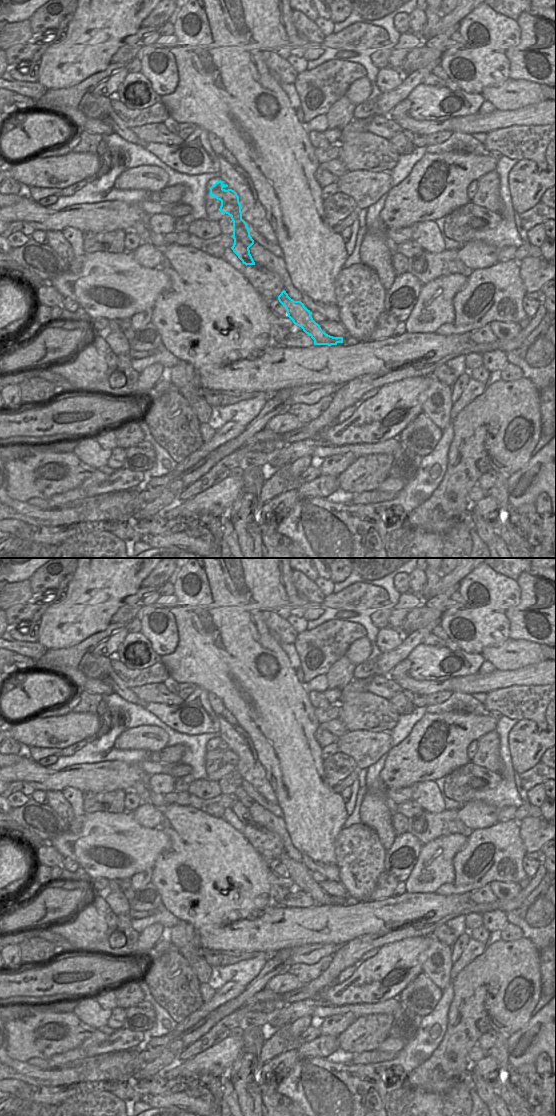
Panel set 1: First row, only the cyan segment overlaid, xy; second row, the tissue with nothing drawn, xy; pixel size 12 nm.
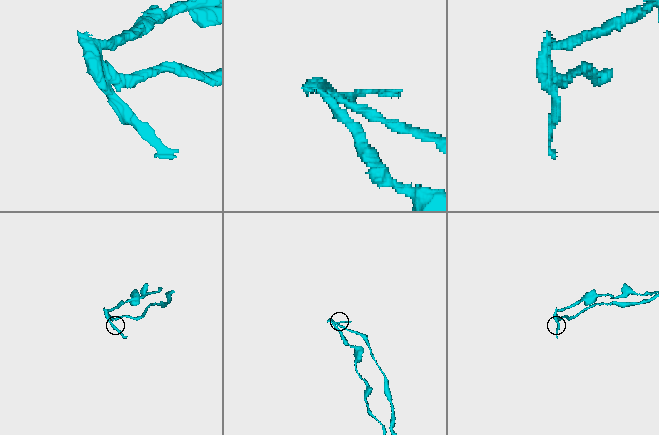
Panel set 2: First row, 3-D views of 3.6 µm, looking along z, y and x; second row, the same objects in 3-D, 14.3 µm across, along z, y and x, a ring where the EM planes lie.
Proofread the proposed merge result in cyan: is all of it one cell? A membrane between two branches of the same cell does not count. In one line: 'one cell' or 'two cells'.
two cells

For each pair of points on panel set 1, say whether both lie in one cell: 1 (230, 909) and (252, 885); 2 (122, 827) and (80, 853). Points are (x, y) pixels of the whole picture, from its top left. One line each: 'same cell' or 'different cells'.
1: same cell
2: same cell

